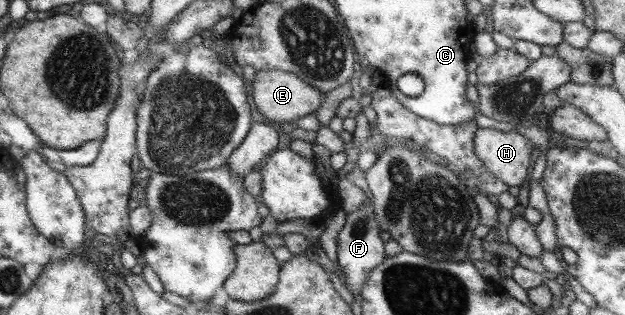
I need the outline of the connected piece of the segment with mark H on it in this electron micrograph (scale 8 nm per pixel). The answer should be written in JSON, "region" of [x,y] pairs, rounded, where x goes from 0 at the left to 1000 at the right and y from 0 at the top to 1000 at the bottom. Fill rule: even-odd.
{"region":[[[765,406],[758,486],[781,543],[814,594],[835,587],[848,565],[851,473],[858,463],[826,413],[805,419]]]}

